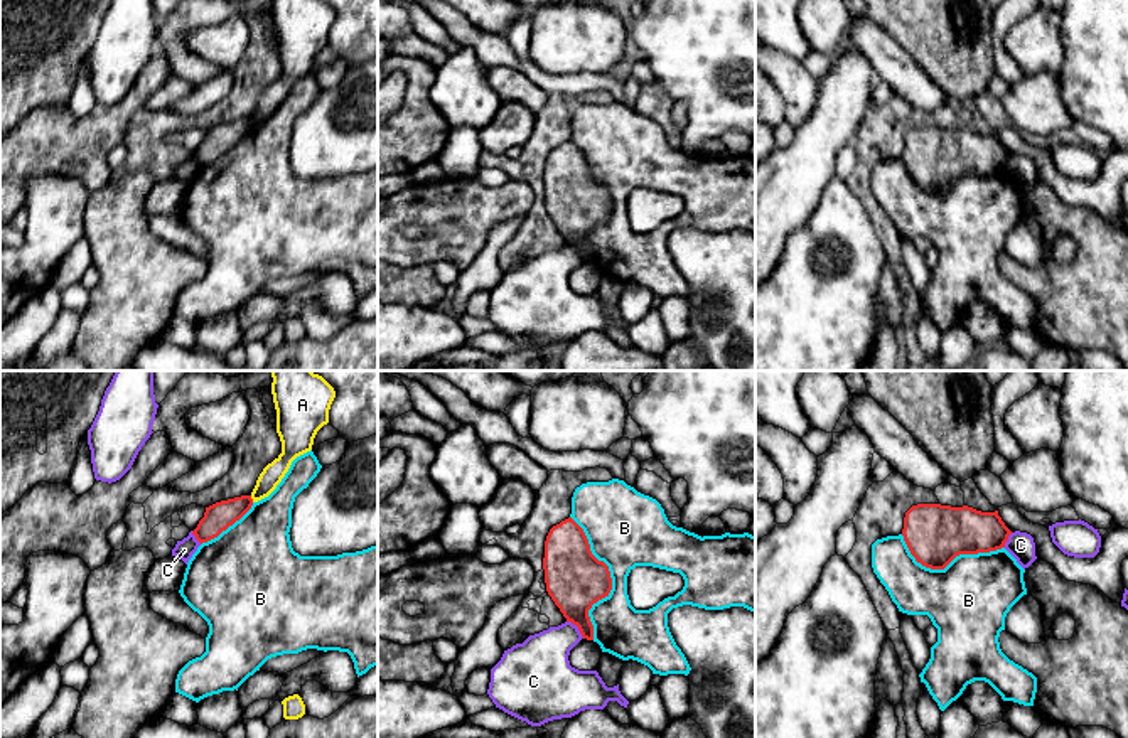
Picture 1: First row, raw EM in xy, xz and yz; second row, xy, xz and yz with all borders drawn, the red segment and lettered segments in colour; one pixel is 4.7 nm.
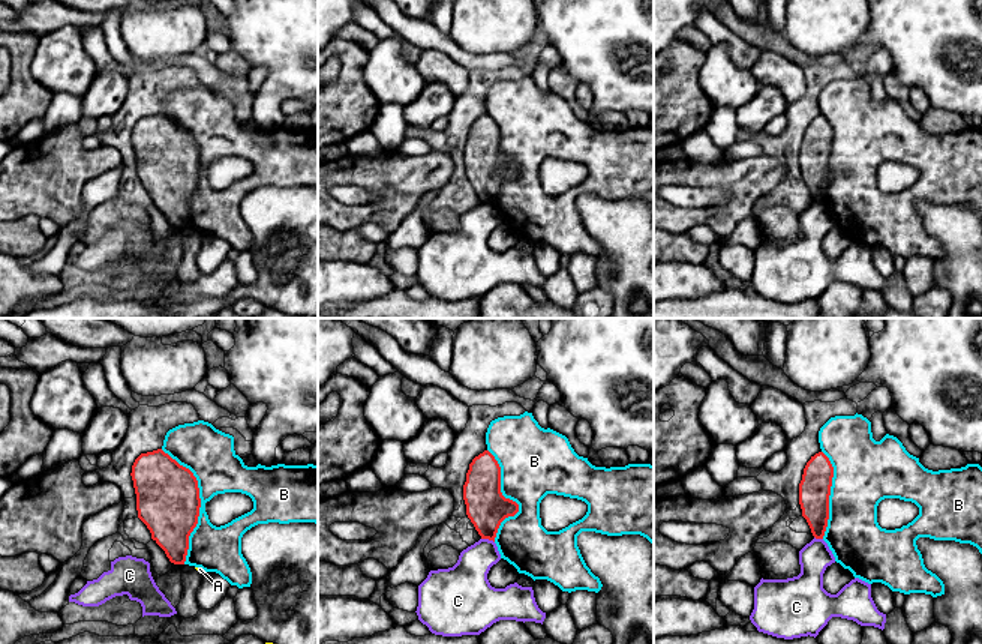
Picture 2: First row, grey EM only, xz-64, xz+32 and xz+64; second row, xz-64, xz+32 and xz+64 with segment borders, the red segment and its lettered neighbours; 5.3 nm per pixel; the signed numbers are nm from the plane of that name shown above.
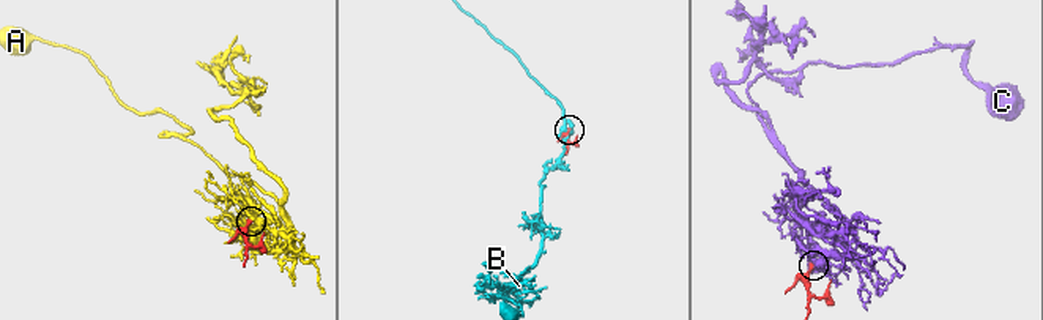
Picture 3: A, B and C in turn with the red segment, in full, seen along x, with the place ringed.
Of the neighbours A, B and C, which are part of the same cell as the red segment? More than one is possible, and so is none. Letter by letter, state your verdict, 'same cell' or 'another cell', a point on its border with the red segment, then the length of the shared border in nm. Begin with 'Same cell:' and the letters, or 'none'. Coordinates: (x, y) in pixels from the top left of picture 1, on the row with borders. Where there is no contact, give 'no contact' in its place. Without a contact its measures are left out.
Same cell: none
A: another cell; contact xy (252, 499); length 40 nm
B: another cell; contact xz (611, 578); length 600 nm
C: another cell; contact xz (577, 625); length 120 nm

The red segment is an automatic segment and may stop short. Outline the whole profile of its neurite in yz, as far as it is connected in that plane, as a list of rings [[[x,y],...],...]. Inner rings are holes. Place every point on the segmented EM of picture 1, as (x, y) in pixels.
[[[941,504],[912,505],[904,517],[902,536],[917,563],[944,570],[959,554],[990,553],[1005,548],[1012,531],[998,511]]]

